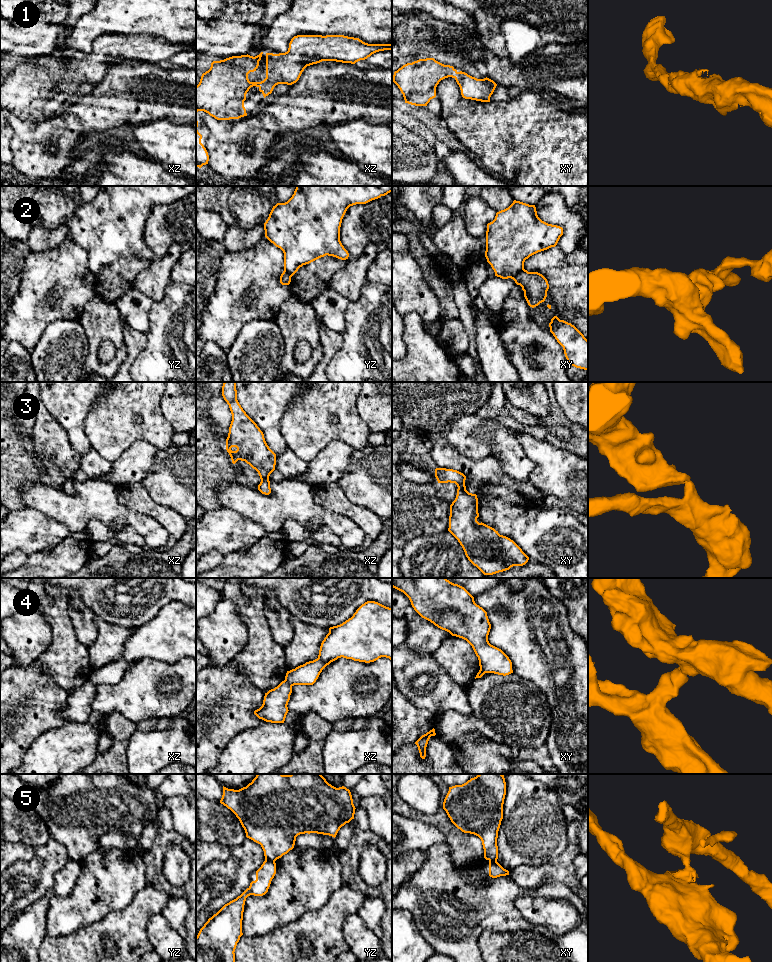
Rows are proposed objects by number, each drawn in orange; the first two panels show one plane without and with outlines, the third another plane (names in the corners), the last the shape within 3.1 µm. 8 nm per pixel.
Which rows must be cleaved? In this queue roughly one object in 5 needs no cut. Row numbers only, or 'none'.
2, 3, 4, 5

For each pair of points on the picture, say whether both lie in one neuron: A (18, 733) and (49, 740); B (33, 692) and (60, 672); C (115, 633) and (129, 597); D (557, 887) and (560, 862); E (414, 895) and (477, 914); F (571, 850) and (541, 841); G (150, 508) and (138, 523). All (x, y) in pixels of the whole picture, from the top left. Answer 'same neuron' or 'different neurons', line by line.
A: different neurons
B: different neurons
C: different neurons
D: different neurons
E: same neuron
F: different neurons
G: different neurons

